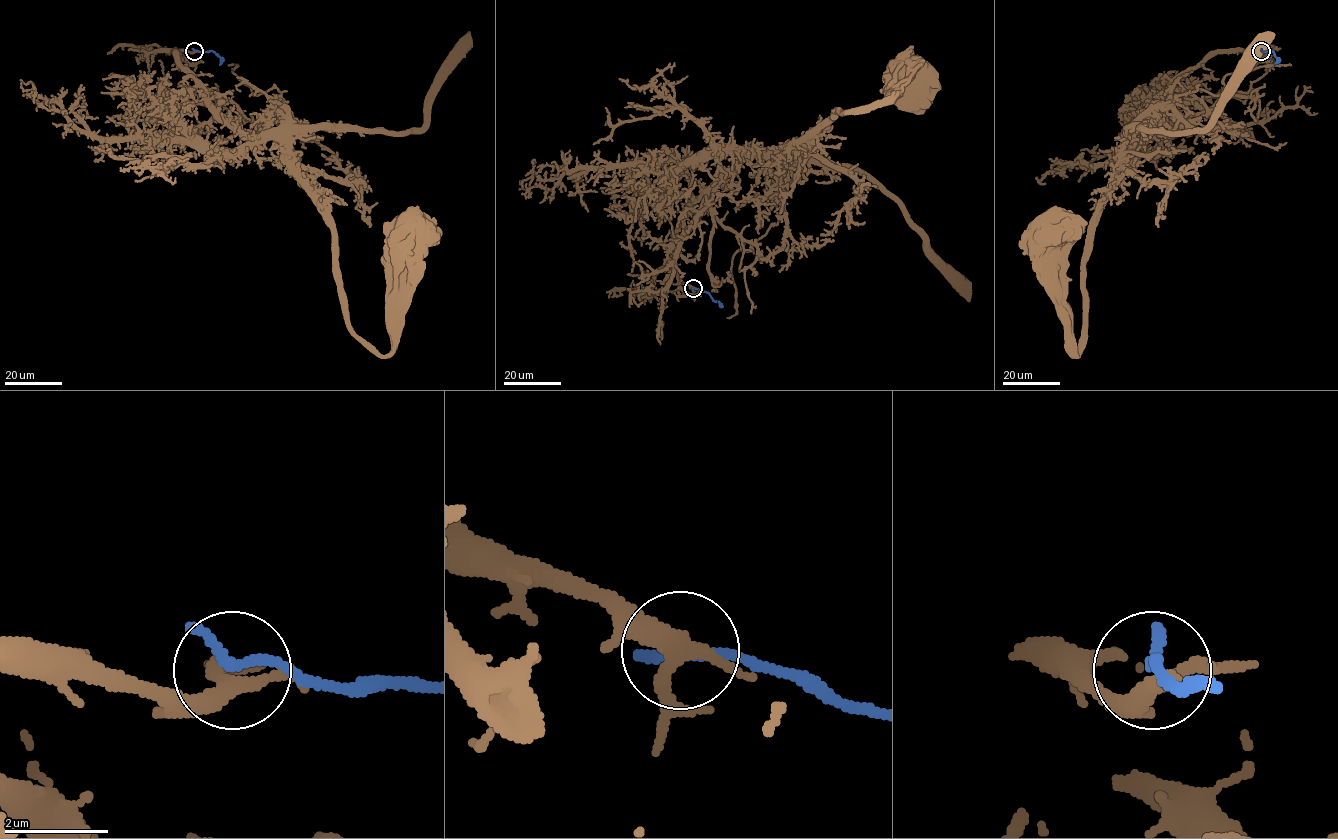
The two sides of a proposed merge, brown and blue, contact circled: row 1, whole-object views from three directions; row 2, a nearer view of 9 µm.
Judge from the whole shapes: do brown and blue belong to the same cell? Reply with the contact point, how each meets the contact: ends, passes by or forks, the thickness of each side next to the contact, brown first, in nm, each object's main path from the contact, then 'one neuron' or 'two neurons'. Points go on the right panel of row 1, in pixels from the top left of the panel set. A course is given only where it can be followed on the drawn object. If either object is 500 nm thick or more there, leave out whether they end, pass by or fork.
(1261, 51) | brown forks | blue ends | 280/240 nm | brown via (1261, 51), (1211, 51), (1122, 145), (1118, 179), (1088, 230), (1084, 344), (1075, 355), (1068, 345), (1055, 224) | blue via (1261, 51), (1272, 51), (1277, 59), (1274, 65) | two neurons

